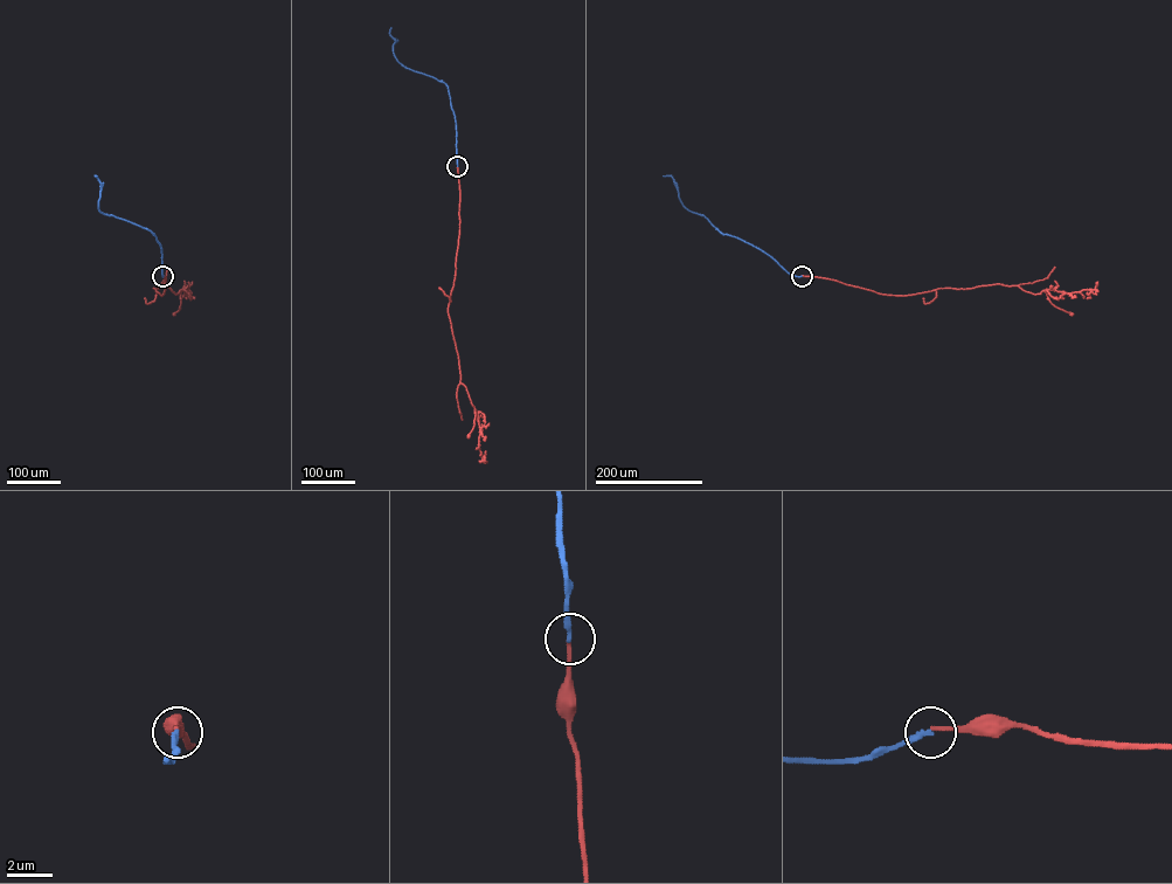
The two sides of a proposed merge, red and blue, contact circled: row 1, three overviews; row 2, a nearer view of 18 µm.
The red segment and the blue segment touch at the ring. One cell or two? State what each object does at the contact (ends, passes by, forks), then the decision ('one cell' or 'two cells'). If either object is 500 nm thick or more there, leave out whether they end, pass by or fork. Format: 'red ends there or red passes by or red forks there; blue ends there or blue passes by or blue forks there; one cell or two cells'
red ends there; blue ends there; two cells

